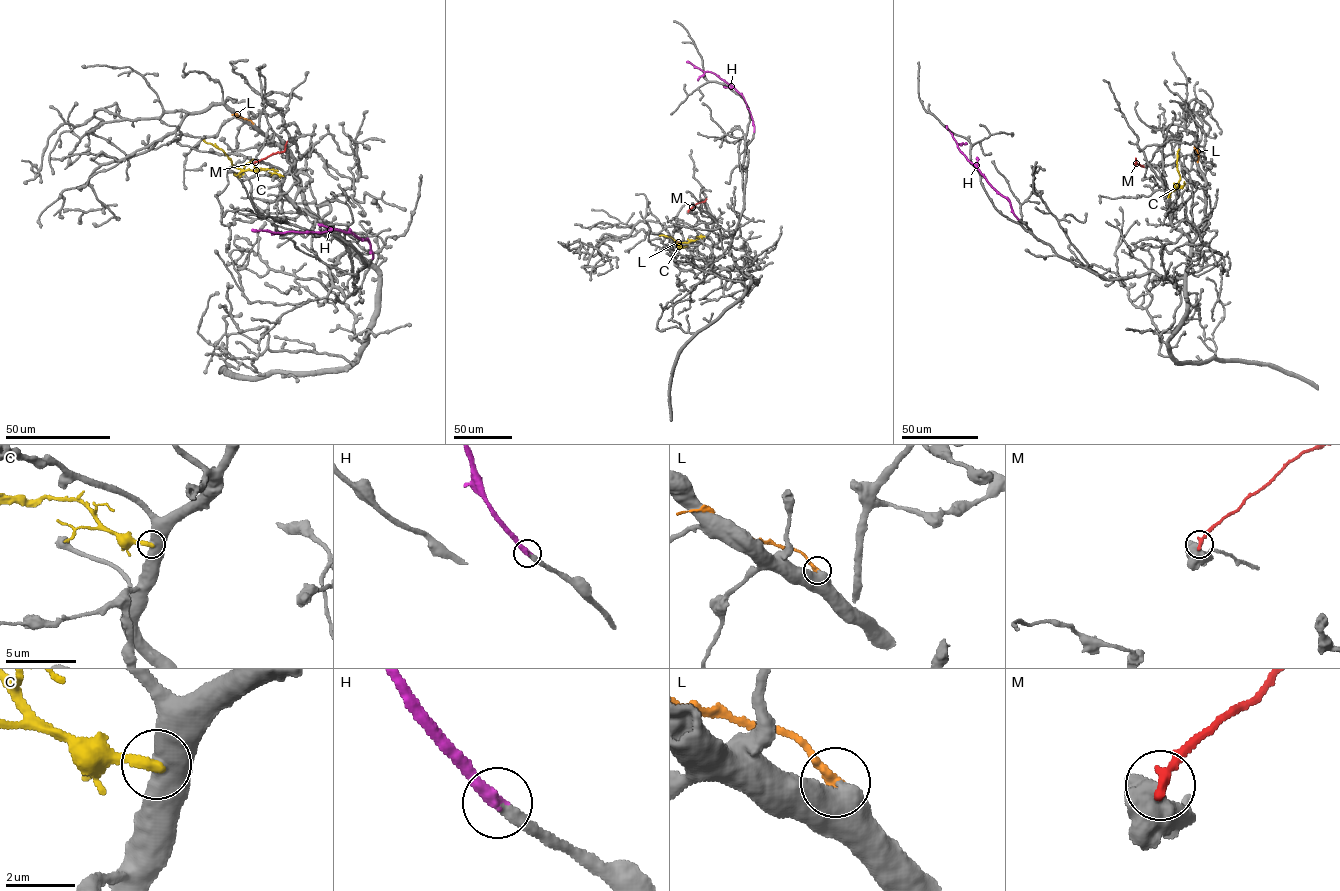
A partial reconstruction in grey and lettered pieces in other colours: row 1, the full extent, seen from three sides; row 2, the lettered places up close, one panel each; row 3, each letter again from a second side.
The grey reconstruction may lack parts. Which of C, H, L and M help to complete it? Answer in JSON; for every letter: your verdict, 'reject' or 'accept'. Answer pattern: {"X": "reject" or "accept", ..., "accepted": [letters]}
{"C": "reject", "H": "accept", "L": "reject", "M": "reject", "accepted": ["H"]}

